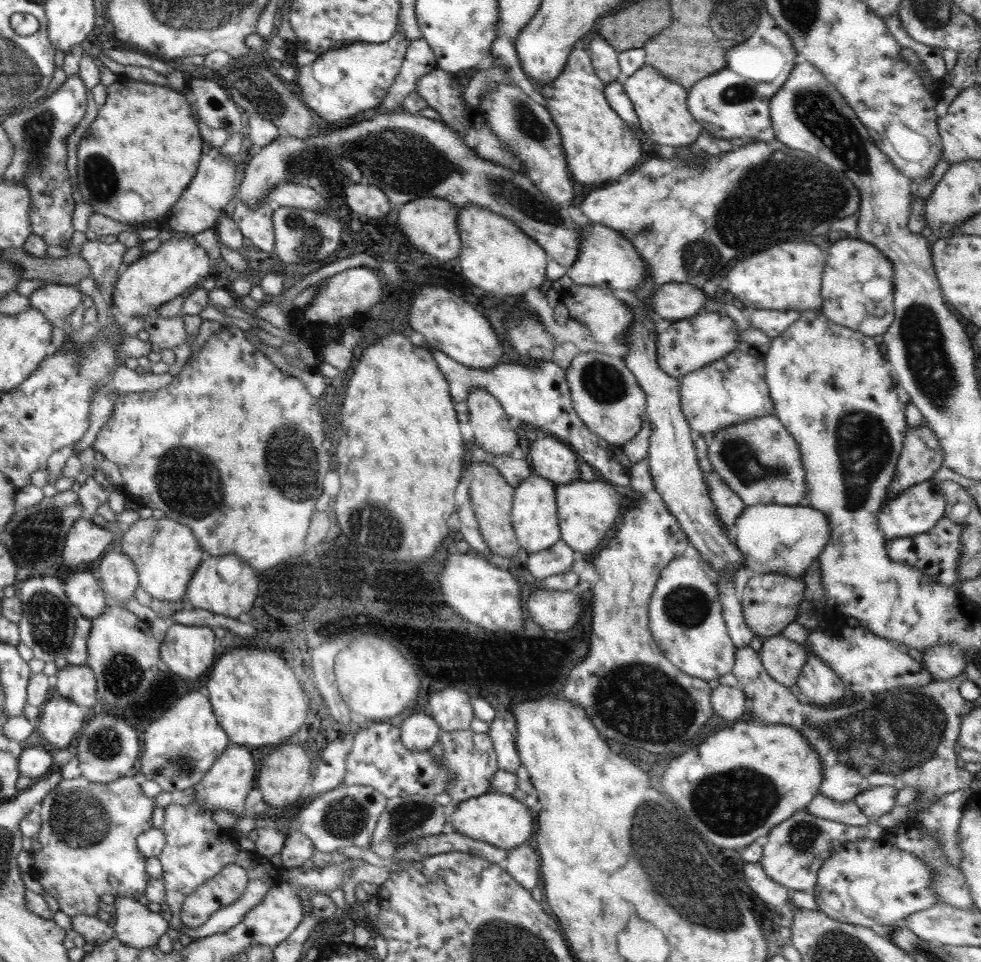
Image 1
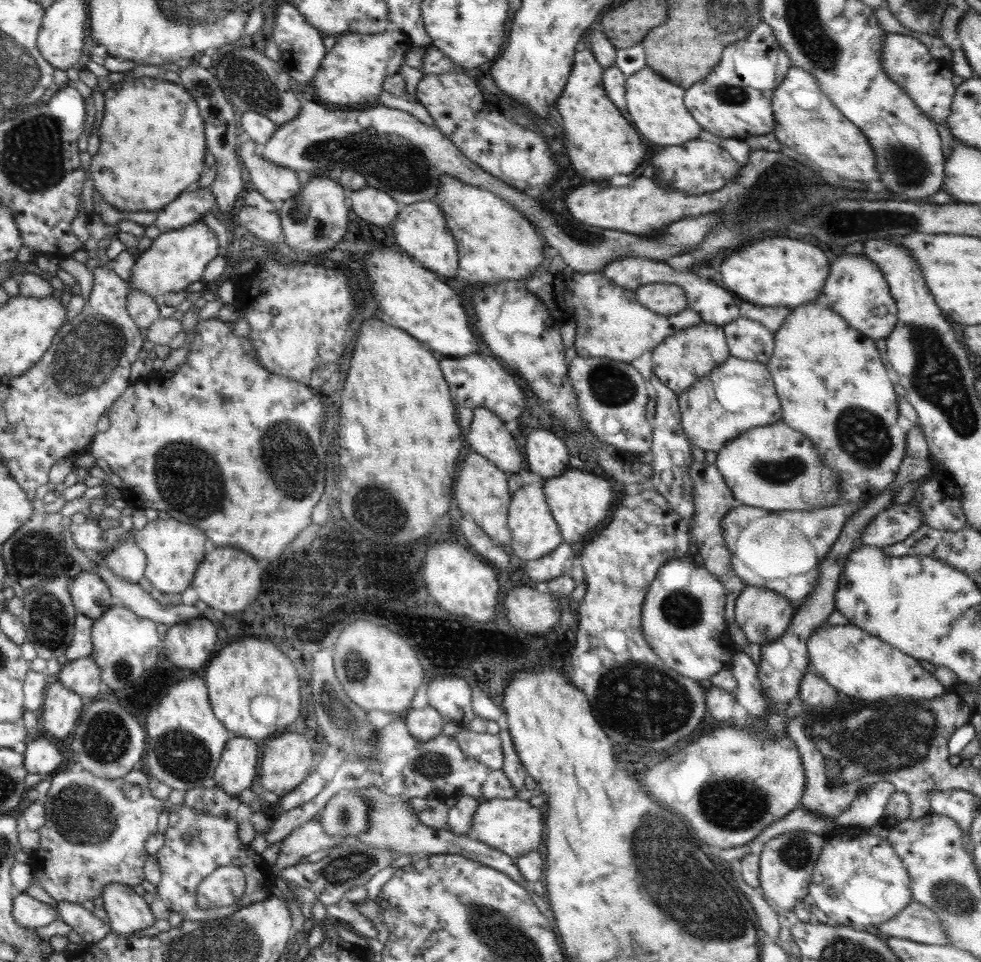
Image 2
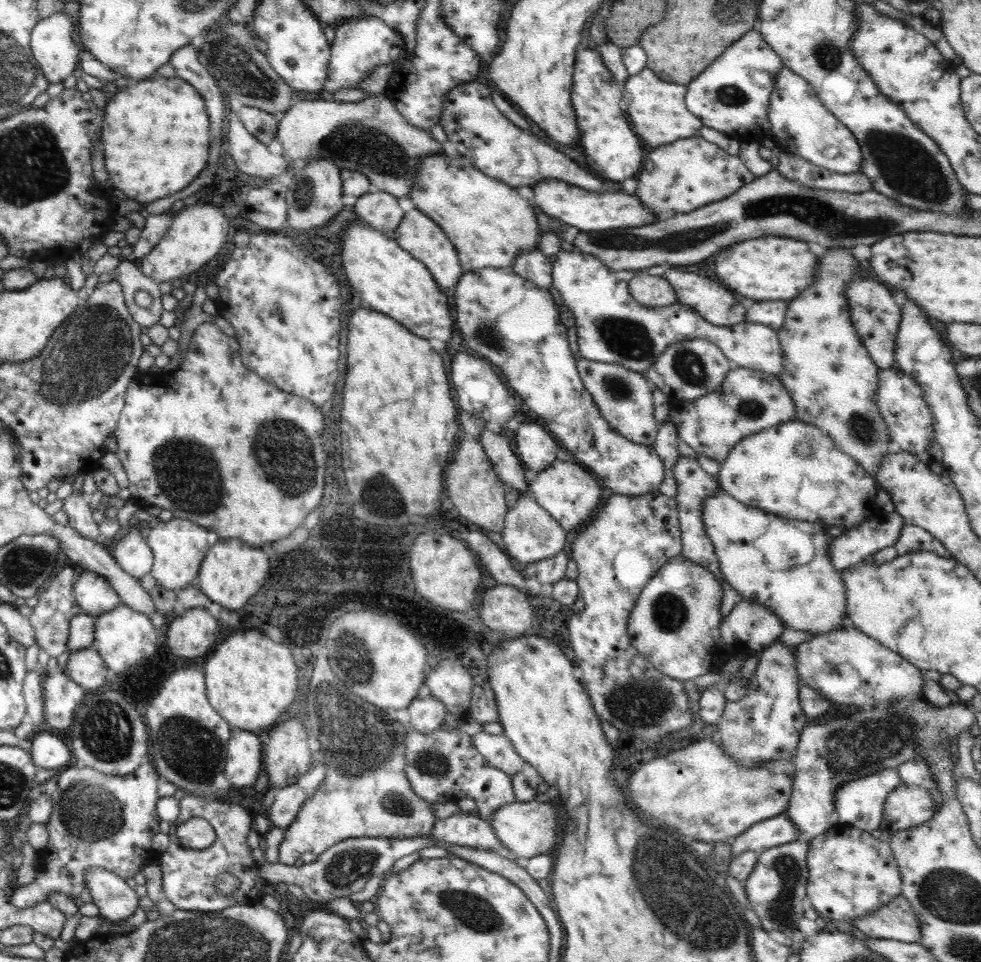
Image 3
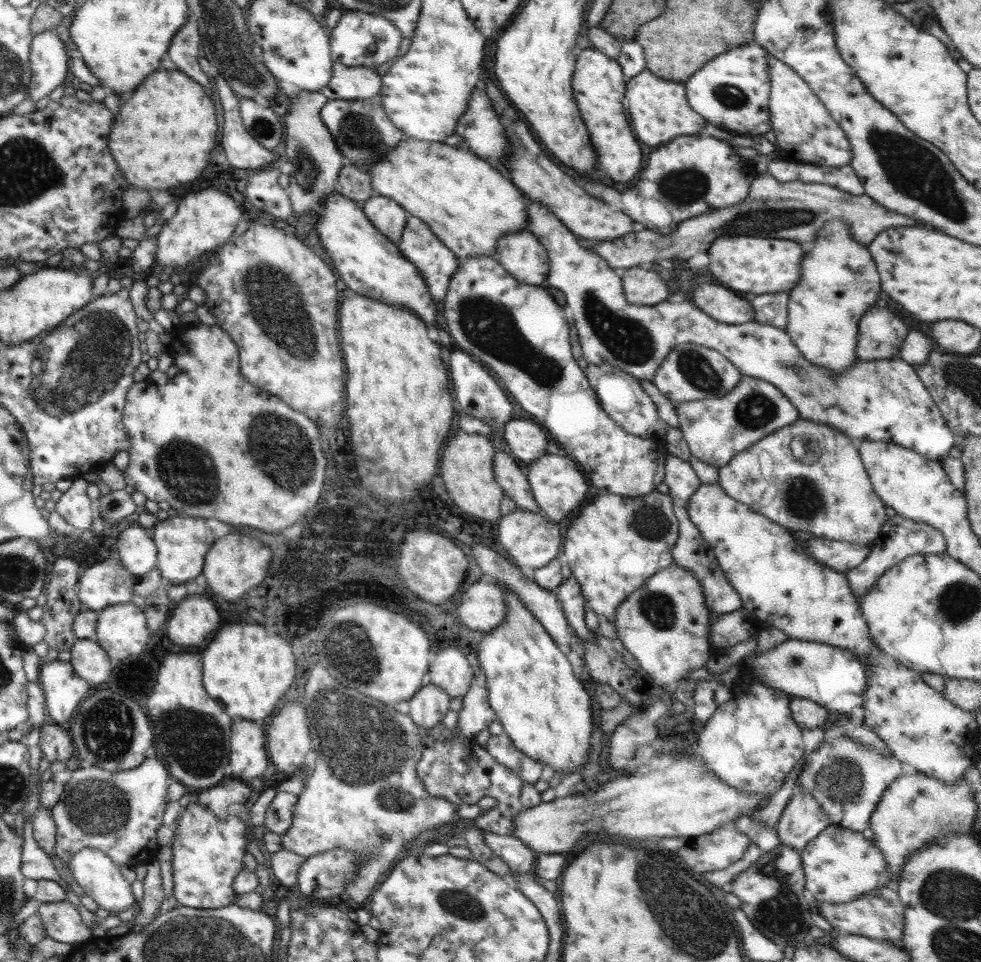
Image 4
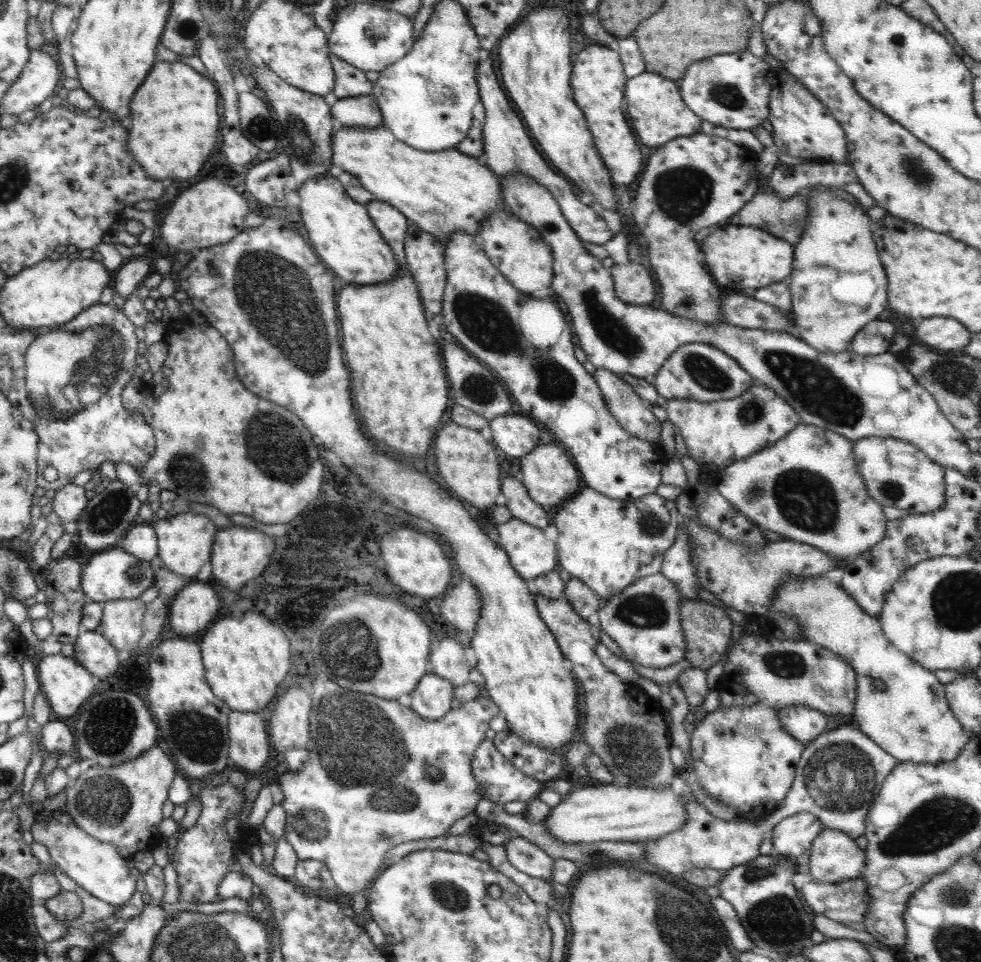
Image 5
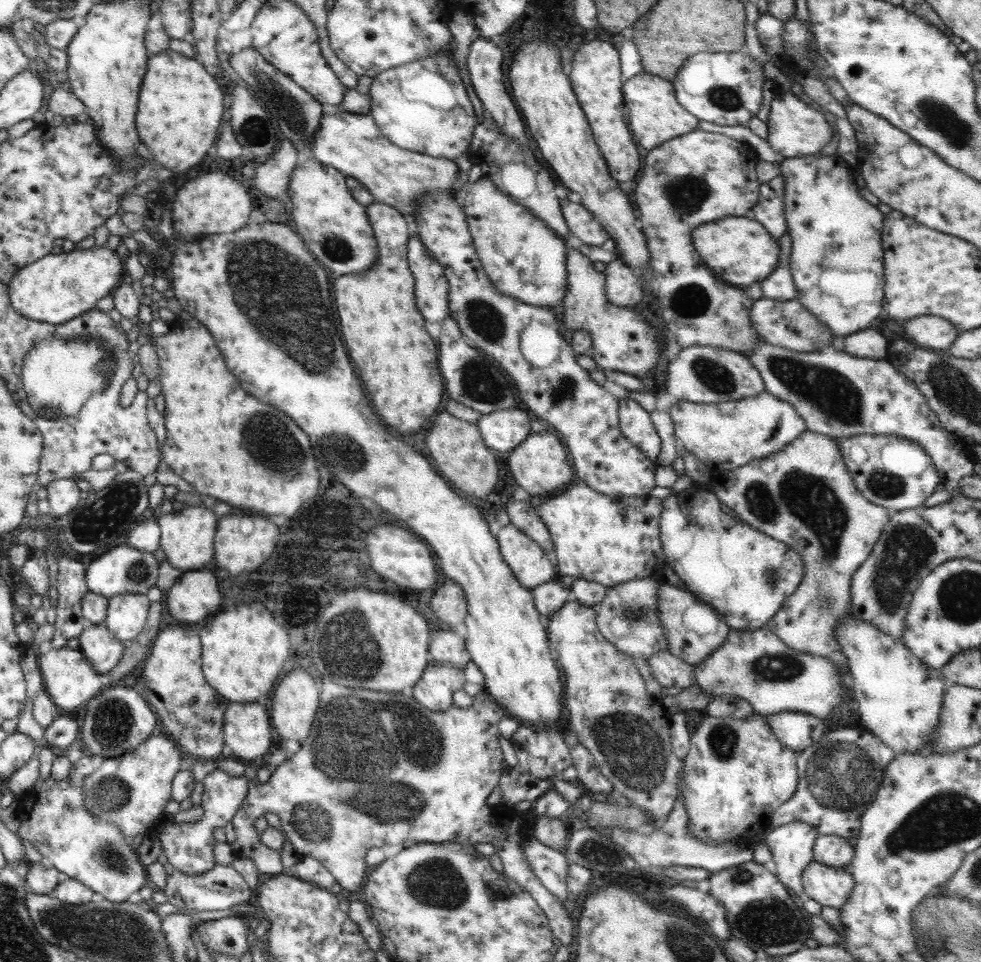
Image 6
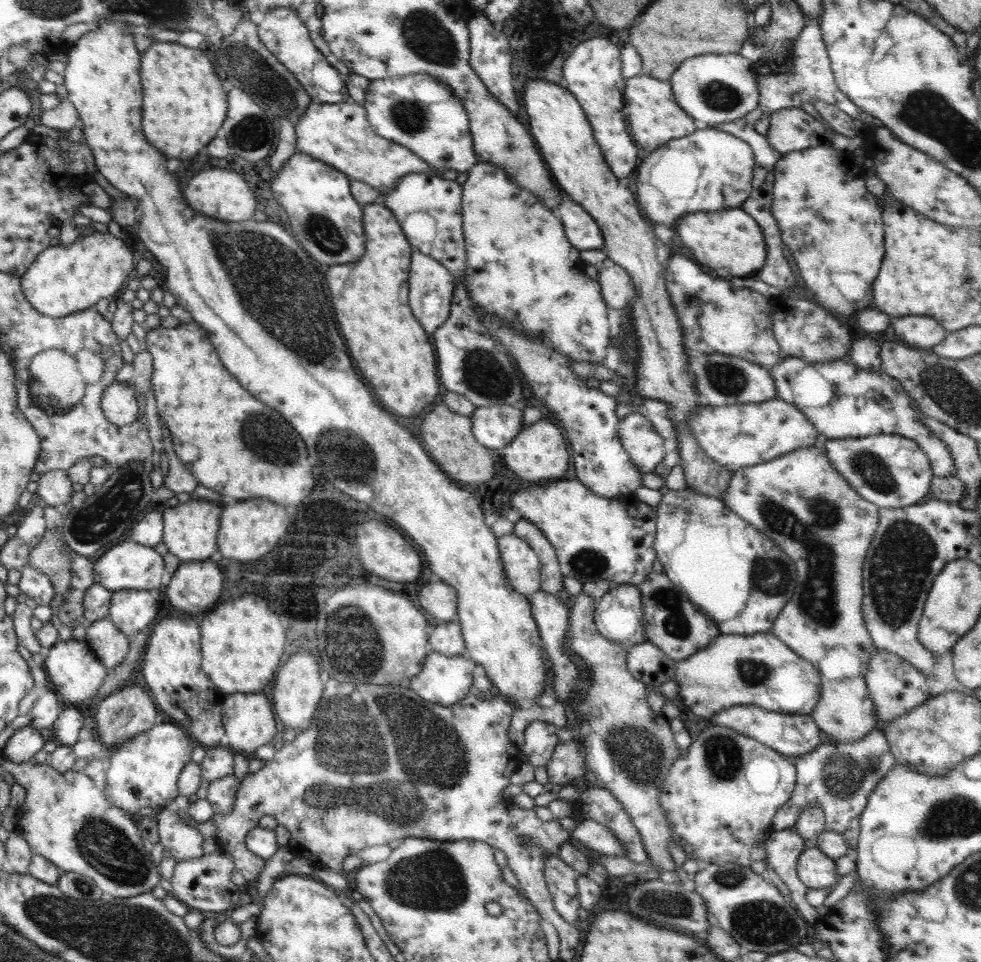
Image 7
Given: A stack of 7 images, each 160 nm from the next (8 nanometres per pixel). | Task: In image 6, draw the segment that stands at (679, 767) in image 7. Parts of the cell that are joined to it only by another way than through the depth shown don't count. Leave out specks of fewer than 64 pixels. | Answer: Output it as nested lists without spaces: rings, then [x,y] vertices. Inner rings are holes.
[[[754,711],[750,718],[736,720],[735,718],[714,718],[713,716],[706,715],[706,718],[700,723],[694,734],[690,739],[690,750],[688,756],[683,760],[681,782],[683,782],[682,799],[684,808],[686,809],[689,820],[689,832],[704,844],[724,844],[728,840],[740,840],[741,842],[754,844],[754,842],[769,828],[771,813],[773,813],[780,805],[794,795],[797,787],[797,758],[796,751],[784,746],[771,731],[765,715],[756,713]]]

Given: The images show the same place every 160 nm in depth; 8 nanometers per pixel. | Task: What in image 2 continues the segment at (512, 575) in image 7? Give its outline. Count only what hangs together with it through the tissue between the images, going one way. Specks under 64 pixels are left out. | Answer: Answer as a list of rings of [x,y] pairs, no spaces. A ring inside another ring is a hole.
[[[544,479],[535,483],[522,485],[511,495],[511,503],[507,515],[507,524],[512,534],[512,542],[508,546],[510,556],[522,560],[537,560],[554,551],[562,544],[562,536],[556,525],[543,491]]]

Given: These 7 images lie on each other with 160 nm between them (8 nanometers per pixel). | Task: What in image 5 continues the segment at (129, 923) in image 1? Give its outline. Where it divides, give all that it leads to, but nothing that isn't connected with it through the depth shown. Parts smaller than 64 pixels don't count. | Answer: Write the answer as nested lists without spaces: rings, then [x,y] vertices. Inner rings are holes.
[[[56,809],[54,816],[47,823],[35,823],[28,834],[29,841],[44,844],[50,853],[51,860],[57,869],[67,874],[84,890],[92,896],[108,902],[108,904],[124,904],[130,900],[135,892],[136,877],[128,869],[128,862],[120,856],[119,850],[109,842],[99,841],[97,838],[86,834],[78,824],[74,824],[68,813],[62,809]]]

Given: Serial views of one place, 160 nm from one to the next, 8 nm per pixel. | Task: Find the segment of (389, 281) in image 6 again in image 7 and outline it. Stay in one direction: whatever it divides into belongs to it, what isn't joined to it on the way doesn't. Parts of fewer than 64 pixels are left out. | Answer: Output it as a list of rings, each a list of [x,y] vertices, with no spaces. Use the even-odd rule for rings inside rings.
[[[381,201],[363,205],[363,229],[366,235],[365,253],[358,262],[330,266],[326,272],[326,280],[330,286],[330,296],[336,318],[342,328],[342,336],[346,340],[348,352],[364,378],[376,388],[376,394],[382,400],[382,406],[400,416],[414,416],[428,404],[436,402],[438,390],[437,358],[431,337],[413,312],[408,308],[408,290],[402,290],[402,284],[408,280],[413,246],[403,233],[398,219]]]

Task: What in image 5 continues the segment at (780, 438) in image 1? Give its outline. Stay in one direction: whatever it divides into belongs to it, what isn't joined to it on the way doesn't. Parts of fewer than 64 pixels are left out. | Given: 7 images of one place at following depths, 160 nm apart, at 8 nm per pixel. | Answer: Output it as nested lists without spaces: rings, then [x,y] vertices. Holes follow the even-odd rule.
[[[801,422],[774,444],[723,468],[715,475],[718,482],[713,482],[713,485],[732,506],[758,527],[789,540],[811,545],[847,564],[871,550],[884,538],[888,522],[882,512],[883,506],[868,494],[864,479],[857,471],[852,444],[853,441],[849,438],[832,430]]]

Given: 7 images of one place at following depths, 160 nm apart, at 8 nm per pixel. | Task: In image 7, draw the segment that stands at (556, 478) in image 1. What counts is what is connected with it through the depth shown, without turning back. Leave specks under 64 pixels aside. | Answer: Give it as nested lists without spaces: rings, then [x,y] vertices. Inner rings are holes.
[[[509,404],[475,407],[471,416],[475,439],[486,448],[502,448],[524,428],[523,410]]]

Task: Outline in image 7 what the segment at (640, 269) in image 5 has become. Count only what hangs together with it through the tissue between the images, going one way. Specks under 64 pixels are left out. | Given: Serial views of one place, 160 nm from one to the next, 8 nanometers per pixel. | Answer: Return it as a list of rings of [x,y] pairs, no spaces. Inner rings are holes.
[[[605,259],[598,266],[598,281],[601,293],[608,309],[622,309],[637,296],[631,276],[610,259]]]

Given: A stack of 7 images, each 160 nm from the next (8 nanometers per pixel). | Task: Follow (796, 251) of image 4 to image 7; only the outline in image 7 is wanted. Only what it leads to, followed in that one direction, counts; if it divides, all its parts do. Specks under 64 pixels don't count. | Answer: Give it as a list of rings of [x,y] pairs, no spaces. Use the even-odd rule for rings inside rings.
[[[741,207],[682,215],[675,222],[675,230],[682,240],[682,246],[690,252],[692,259],[717,278],[730,279],[738,276],[743,279],[754,276],[766,260],[762,229]]]

